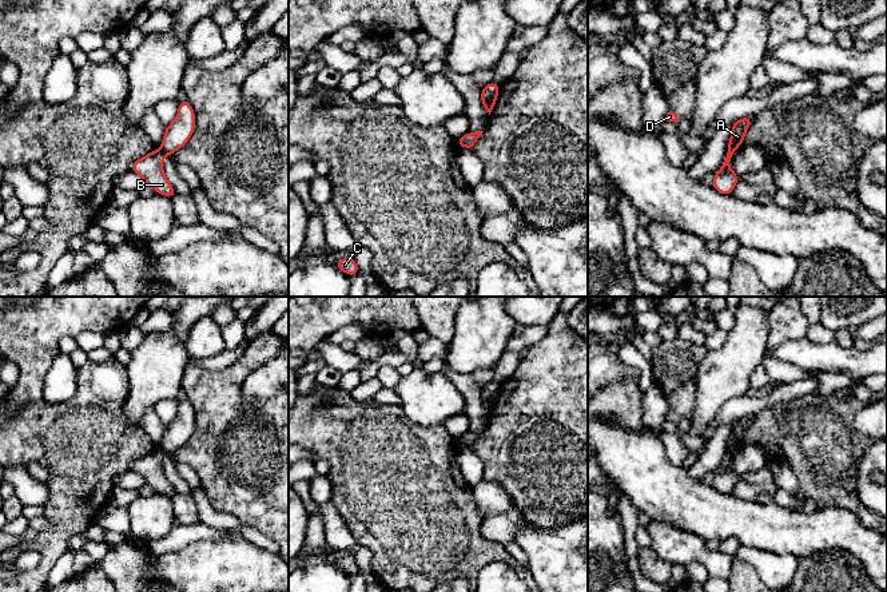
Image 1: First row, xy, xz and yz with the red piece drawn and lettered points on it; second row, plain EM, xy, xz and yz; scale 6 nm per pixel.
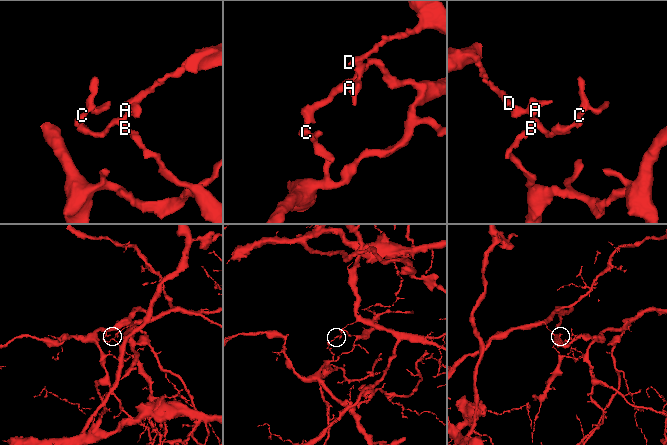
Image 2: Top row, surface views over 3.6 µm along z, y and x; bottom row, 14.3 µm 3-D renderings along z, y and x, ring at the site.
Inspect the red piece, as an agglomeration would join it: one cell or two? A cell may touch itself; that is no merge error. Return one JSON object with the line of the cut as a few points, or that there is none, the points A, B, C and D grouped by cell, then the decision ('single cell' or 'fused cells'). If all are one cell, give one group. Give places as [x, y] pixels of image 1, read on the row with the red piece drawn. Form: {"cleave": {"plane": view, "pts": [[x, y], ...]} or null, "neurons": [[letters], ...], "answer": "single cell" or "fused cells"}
{"cleave": {"plane": "yz", "pts": [[734, 149], [728, 151]]}, "neurons": [["A", "D"], ["B", "C"]], "answer": "fused cells"}

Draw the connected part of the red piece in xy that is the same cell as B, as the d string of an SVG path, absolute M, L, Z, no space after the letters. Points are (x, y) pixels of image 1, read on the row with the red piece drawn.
M154 150L148 155L135 160L130 168L139 174L147 186L152 187L156 194L172 198L178 191L170 184L163 172L164 152Z

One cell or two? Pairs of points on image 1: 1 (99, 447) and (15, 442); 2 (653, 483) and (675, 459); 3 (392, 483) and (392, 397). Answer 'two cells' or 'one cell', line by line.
1: one cell
2: two cells
3: two cells

